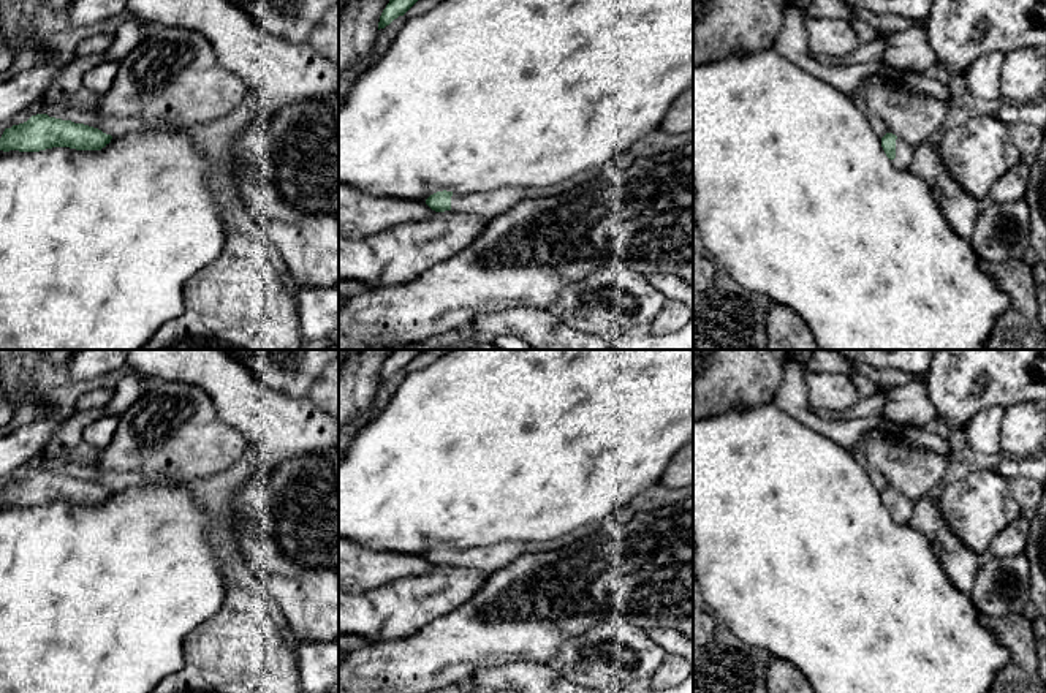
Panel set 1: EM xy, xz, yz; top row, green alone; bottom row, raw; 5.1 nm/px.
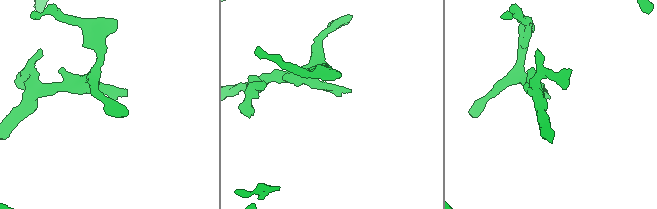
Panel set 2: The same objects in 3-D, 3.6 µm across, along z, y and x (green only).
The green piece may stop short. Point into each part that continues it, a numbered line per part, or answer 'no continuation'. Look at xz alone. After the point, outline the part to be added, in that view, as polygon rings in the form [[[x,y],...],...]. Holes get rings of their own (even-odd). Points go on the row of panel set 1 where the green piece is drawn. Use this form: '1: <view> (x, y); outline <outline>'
1: xz (492, 203); outline [[[505,187],[489,191],[473,191],[451,196],[451,210],[459,214],[476,214],[486,218],[503,215],[521,201],[527,199],[527,190]]]

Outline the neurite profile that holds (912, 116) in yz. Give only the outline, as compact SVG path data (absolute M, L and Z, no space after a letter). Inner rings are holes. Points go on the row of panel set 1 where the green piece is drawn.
M883 74L859 84L853 97L861 98L867 111L911 149L927 142L949 114L949 104L923 92L908 92L896 78Z

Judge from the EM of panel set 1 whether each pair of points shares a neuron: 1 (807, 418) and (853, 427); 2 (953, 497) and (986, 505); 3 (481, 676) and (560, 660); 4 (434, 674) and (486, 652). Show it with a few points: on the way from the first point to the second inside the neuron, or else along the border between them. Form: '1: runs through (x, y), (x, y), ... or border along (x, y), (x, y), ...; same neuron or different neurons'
1: runs through (818, 424), (842, 427); same neuron
2: runs through (961, 503), (978, 505); same neuron
3: border along (545, 663), (559, 673); different neurons
4: runs through (447, 662), (456, 652), (473, 652); same neuron

